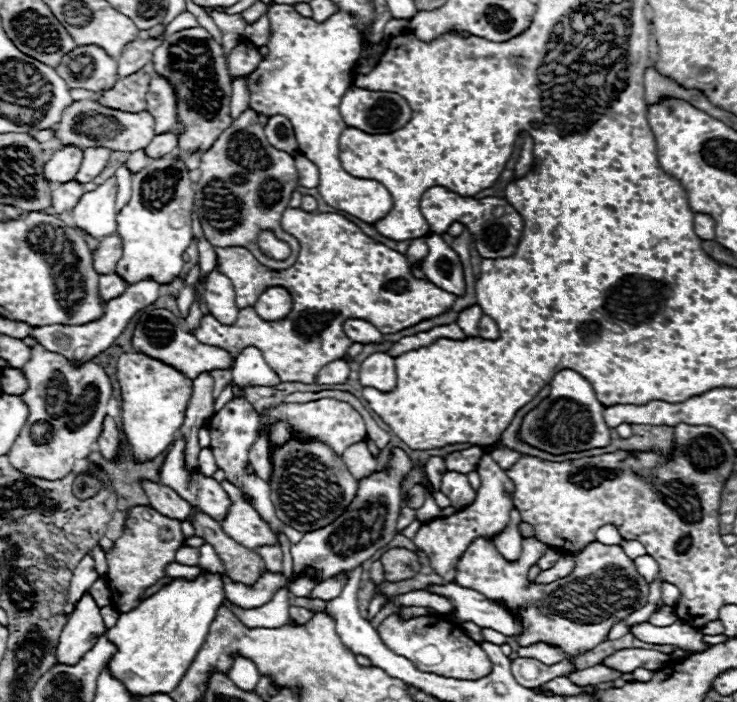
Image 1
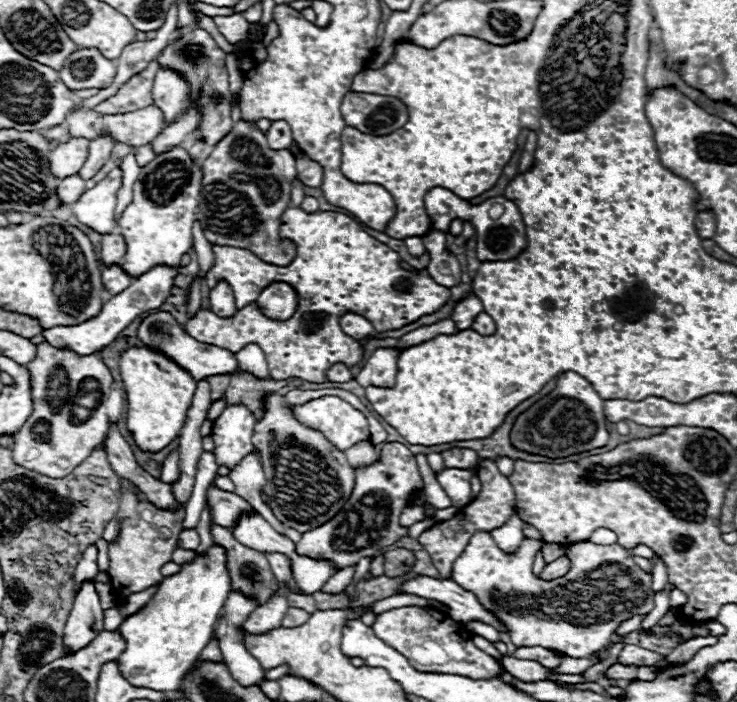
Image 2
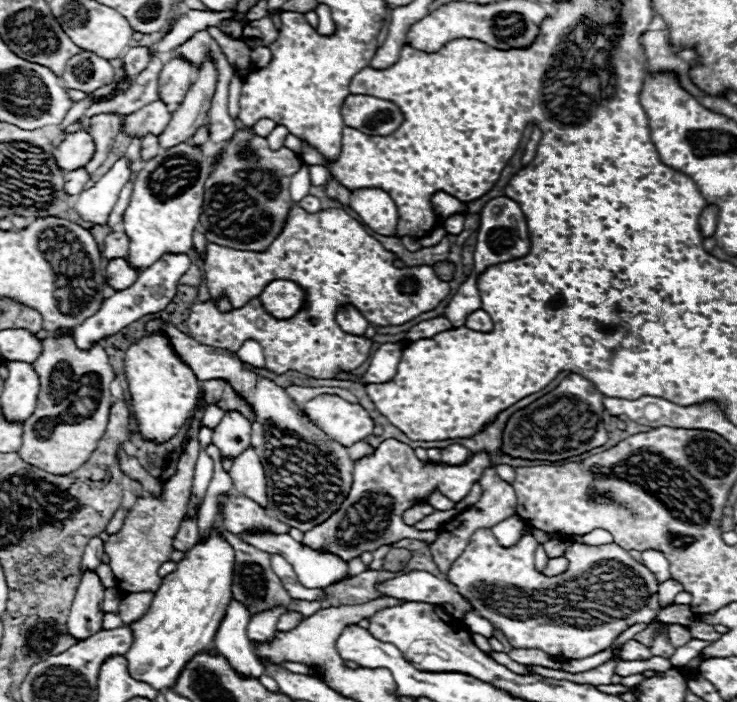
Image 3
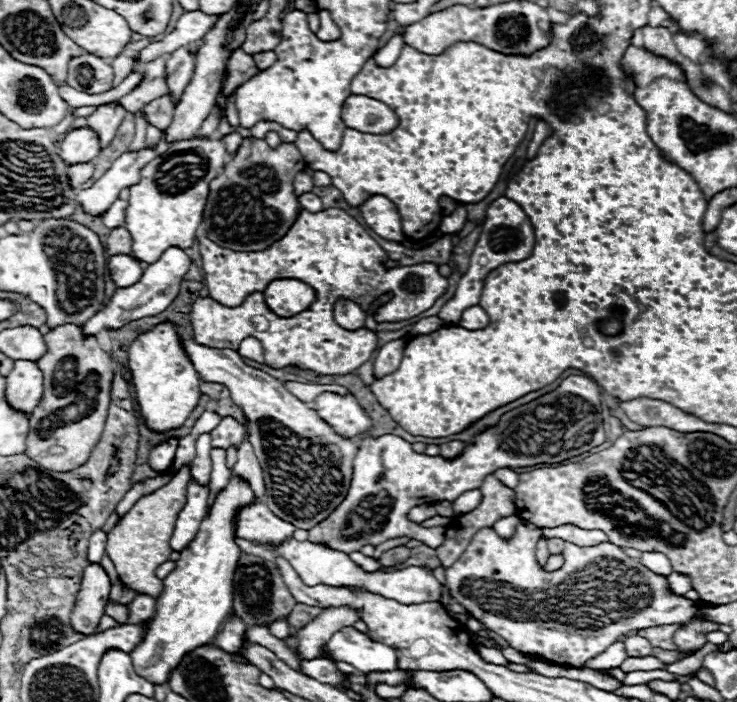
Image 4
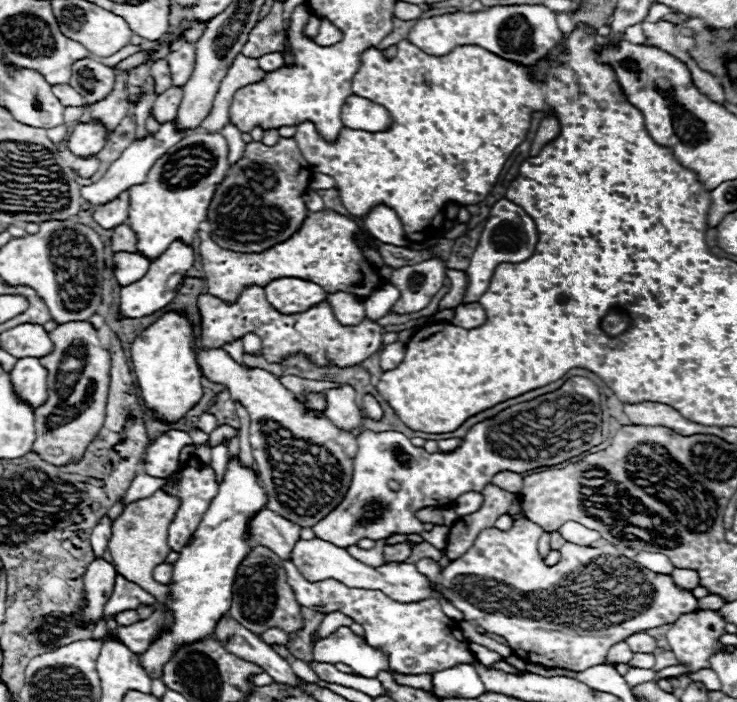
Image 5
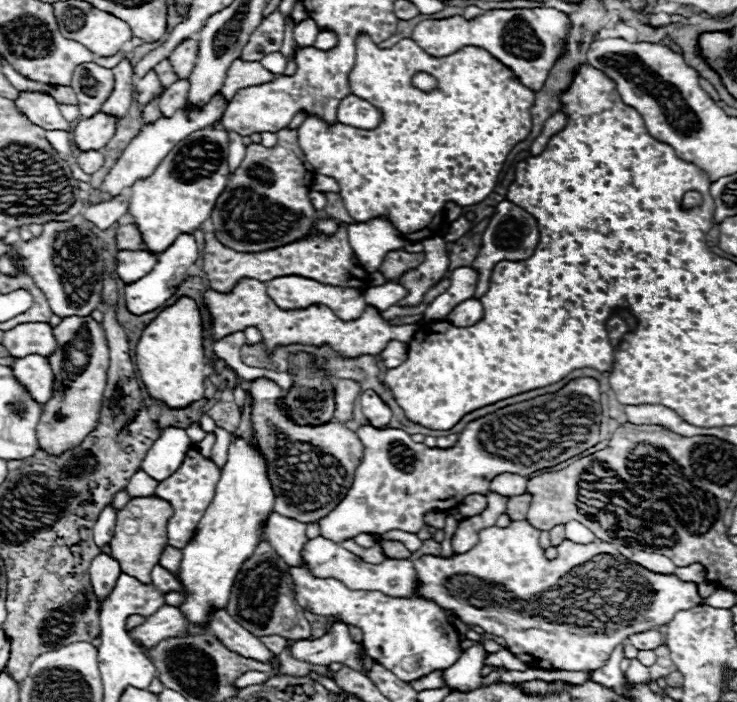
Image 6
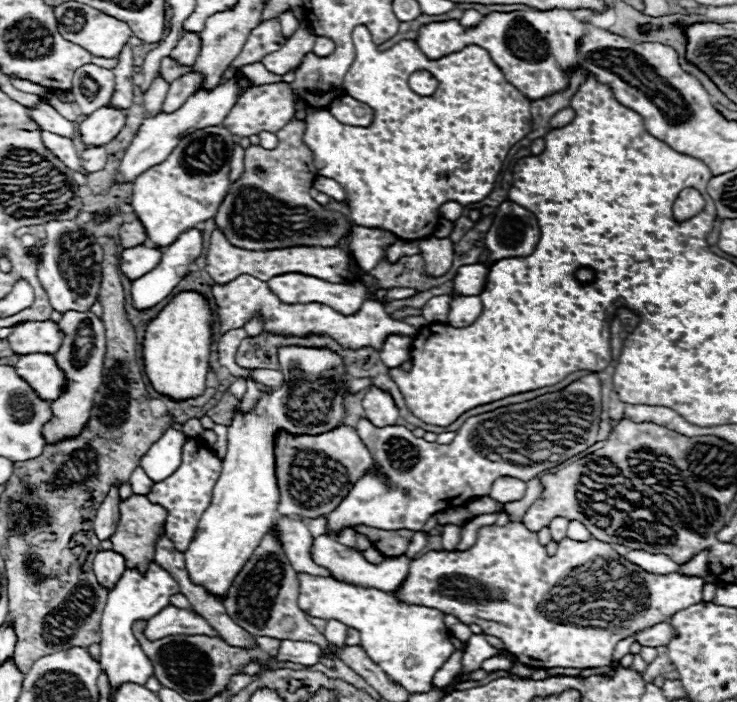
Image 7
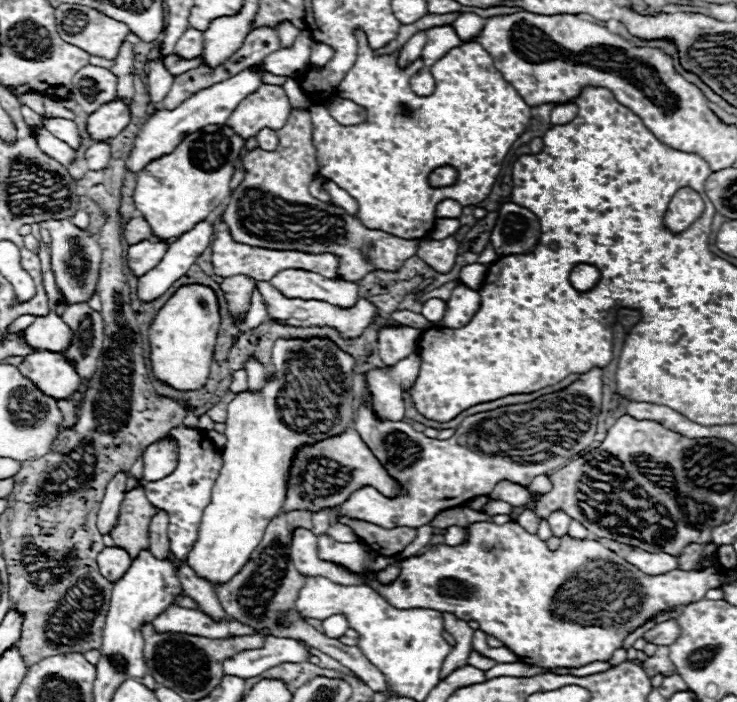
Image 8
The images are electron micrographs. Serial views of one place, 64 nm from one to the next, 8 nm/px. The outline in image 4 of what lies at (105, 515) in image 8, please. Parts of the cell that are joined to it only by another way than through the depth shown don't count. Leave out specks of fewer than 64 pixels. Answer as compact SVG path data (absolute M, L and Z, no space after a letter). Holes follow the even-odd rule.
M96 530L92 536L90 536L90 544L88 544L88 560L90 562L100 562L104 552L106 552L106 532L102 530Z

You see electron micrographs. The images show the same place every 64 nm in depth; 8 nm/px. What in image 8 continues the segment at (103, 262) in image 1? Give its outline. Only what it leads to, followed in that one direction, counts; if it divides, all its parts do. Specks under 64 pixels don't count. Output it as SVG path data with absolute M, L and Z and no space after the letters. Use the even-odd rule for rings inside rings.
M142 216L132 218L124 224L124 240L128 244L136 244L136 242L142 242L142 240L148 240L148 238L154 238L154 234L152 234L152 228L148 226L148 222Z

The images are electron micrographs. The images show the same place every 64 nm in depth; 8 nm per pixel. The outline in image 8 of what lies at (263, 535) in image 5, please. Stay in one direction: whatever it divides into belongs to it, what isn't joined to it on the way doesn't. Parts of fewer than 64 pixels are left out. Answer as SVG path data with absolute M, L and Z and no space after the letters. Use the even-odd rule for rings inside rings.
M476 522L476 526L470 526L468 528L468 540L464 544L458 544L458 546L446 546L446 544L436 544L432 546L428 552L424 552L422 556L410 556L410 558L404 558L400 562L400 574L394 582L390 584L380 584L376 578L366 578L364 574L354 574L342 566L336 566L334 562L324 562L318 558L318 546L316 546L316 536L310 532L310 530L302 530L298 528L294 532L296 536L292 538L292 562L296 564L296 570L300 570L302 574L306 576L324 576L336 584L346 584L346 586L358 586L358 584L368 584L370 588L374 588L380 596L384 596L392 606L396 608L432 608L432 610L438 610L438 612L452 612L456 614L458 618L462 620L476 620L480 624L480 630L484 630L486 634L498 638L506 648L510 648L514 654L518 654L520 662L528 664L528 666L540 666L540 668L582 668L590 662L596 662L596 660L610 660L612 658L612 652L622 648L626 636L630 632L634 632L638 626L642 626L648 618L652 618L654 614L658 614L660 610L674 610L674 608L682 608L690 602L698 602L704 598L704 594L710 590L710 588L718 588L720 586L720 580L718 580L718 572L714 568L706 568L706 570L672 570L672 572L666 572L666 574L658 574L658 576L650 576L650 574L644 574L640 572L638 568L634 568L632 564L628 564L624 558L620 558L618 554L614 554L612 550L604 548L600 542L596 540L578 540L578 538L570 538L570 536L564 536L562 538L562 546L558 550L550 550L546 546L544 540L540 540L536 534L530 534L526 532L522 526L518 526L516 522L508 522L508 524L492 524L492 522Z

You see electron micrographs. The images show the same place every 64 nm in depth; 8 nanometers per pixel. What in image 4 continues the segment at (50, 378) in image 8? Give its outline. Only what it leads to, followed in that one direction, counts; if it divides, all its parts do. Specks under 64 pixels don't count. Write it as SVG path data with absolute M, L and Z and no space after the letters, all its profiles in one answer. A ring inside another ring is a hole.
M16 360L12 372L6 376L6 382L8 382L6 398L8 398L10 406L16 410L22 410L26 414L32 414L32 410L40 404L42 394L44 394L44 374L38 368L38 364L32 360Z

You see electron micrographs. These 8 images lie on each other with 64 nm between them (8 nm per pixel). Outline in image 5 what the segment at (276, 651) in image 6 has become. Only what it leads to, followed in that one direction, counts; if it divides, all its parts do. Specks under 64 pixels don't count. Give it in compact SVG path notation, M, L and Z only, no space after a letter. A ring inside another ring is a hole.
M272 628L272 630L268 630L268 632L262 636L262 640L264 640L264 642L268 642L268 646L272 646L272 644L286 646L286 644L290 642L290 636L288 636L286 632L278 630L278 628Z

